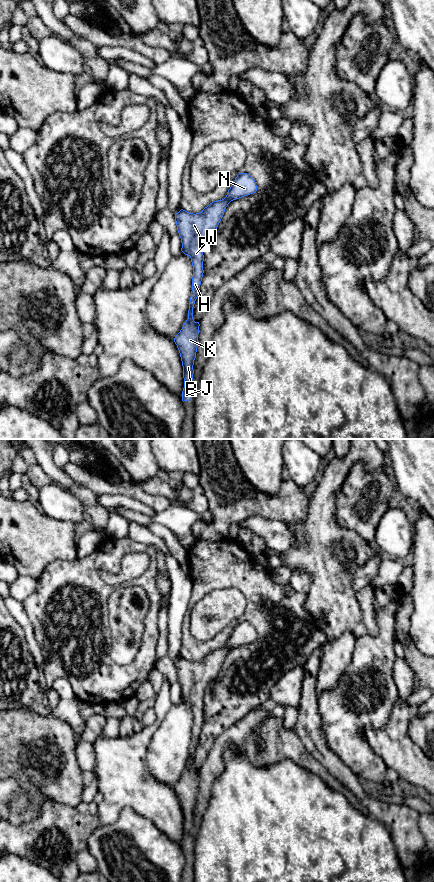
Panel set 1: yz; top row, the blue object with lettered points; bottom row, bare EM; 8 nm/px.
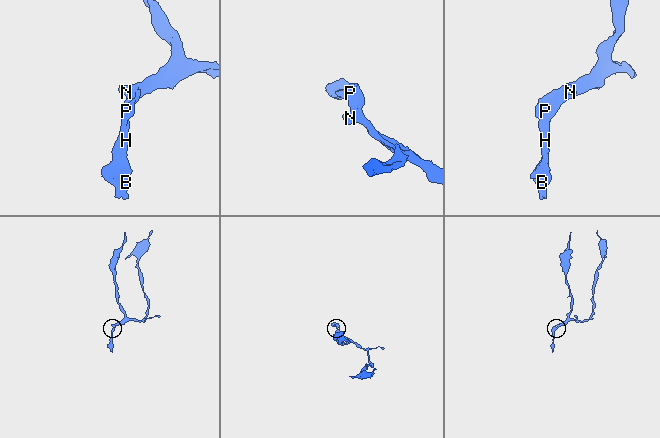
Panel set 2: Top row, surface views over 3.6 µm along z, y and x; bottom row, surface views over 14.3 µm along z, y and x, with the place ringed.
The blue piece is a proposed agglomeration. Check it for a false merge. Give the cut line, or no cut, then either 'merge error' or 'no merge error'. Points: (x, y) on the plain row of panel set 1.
no cut | no merge error

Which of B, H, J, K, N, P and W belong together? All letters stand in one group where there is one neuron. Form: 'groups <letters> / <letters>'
groups B H J K N P W

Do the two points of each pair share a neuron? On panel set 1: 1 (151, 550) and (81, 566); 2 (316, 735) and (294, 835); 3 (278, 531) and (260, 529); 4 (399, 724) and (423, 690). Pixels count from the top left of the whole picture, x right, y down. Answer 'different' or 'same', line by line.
1: same
2: different
3: same
4: different

